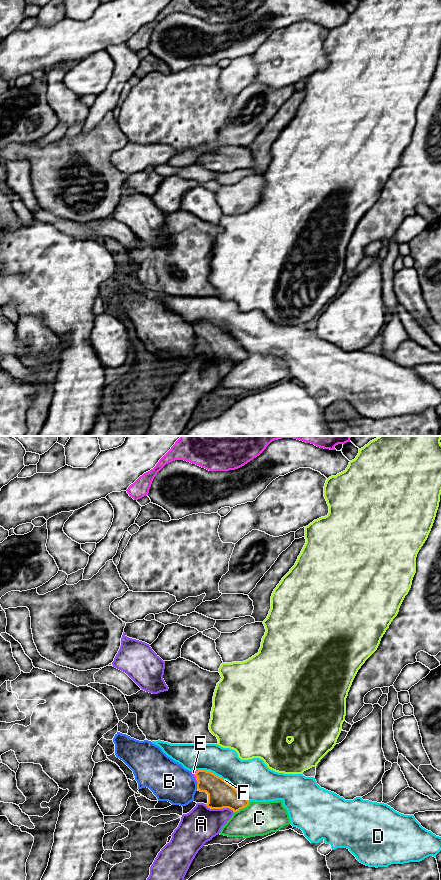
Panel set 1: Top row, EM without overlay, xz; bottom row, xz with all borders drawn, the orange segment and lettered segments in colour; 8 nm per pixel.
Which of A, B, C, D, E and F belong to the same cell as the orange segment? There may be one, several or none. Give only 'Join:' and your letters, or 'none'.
Join: E

